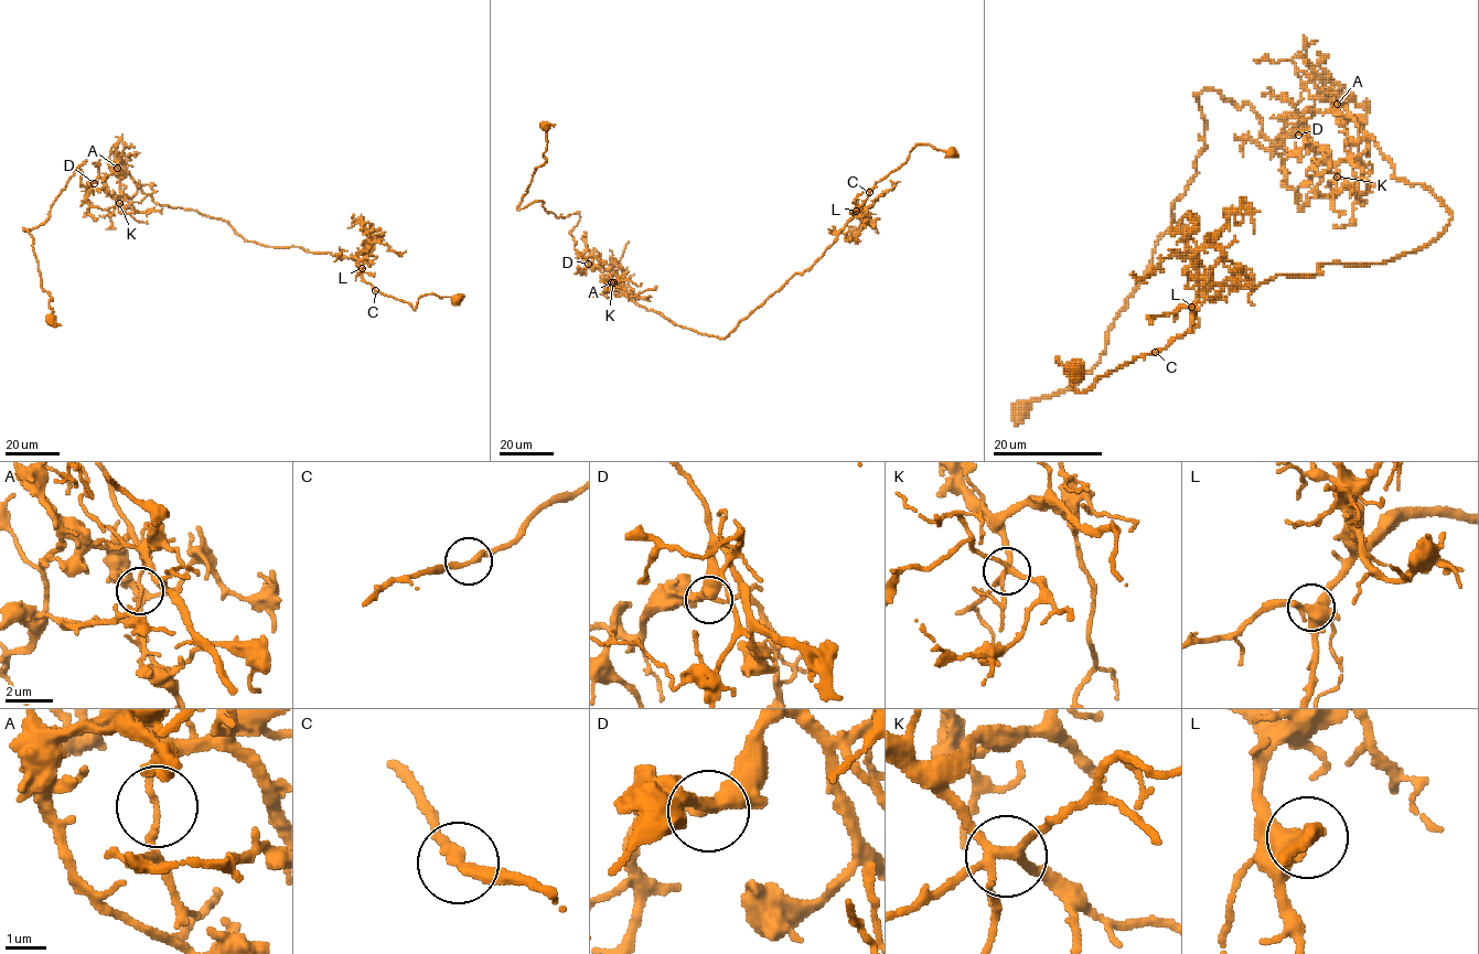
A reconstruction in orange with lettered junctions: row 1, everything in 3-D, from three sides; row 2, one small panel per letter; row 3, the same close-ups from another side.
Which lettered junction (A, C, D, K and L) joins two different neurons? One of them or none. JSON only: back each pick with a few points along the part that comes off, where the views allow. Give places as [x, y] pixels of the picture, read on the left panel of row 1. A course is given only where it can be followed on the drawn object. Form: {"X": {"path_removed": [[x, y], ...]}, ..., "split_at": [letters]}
{"A": {"path_removed": [[118, 168], [82, 186], [75, 169], [84, 161], [49, 217], [23, 228], [33, 238], [52, 320], [61, 325]]}, "split_at": ["A"]}

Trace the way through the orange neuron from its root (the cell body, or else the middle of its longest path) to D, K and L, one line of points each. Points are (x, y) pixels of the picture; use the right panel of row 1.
D: (1075, 372), (1164, 350), (1213, 286), (1448, 223), (1351, 117), (1298, 135)
K: (1075, 372), (1164, 350), (1213, 286), (1381, 264), (1451, 217), (1314, 110), (1337, 177)
L: (1075, 372), (1057, 361), (1068, 370), (1072, 386), (1083, 392), (1136, 356), (1164, 350), (1190, 328), (1191, 307)

